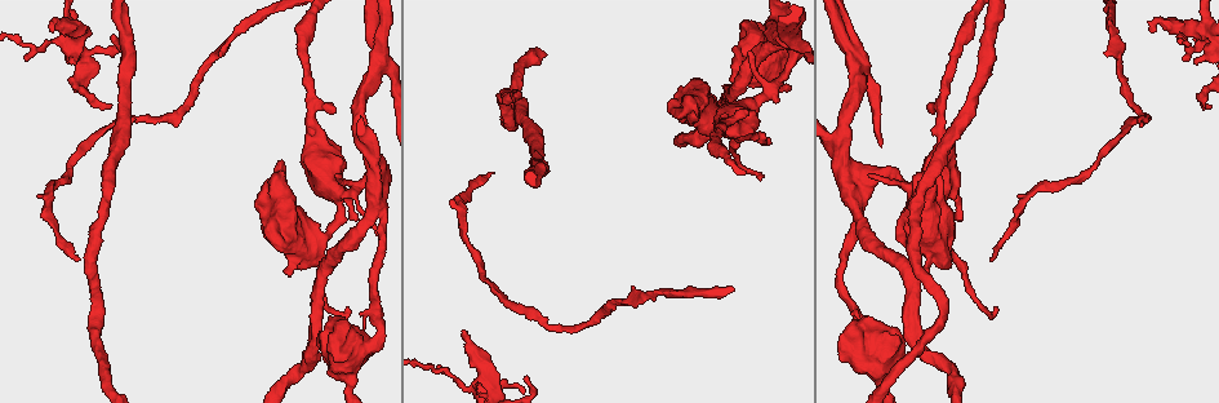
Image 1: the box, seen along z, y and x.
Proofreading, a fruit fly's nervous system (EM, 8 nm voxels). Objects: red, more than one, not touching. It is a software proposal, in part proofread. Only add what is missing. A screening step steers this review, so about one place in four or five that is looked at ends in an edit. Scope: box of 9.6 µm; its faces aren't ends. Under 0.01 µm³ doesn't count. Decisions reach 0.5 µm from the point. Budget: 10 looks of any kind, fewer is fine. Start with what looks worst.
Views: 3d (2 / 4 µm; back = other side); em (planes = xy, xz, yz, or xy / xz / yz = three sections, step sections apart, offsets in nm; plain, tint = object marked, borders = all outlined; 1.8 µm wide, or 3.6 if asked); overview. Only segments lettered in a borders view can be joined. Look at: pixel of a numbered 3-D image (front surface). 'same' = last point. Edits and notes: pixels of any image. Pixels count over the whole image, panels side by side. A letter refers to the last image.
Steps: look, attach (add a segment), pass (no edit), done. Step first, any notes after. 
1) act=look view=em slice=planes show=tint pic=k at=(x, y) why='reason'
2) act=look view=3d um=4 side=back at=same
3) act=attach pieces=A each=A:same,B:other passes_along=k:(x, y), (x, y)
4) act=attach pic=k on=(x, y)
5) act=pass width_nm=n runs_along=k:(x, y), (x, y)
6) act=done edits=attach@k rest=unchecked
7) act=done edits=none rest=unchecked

act=look view=em slice=planes show=borders pic=1 at=(51, 30) why='free end'

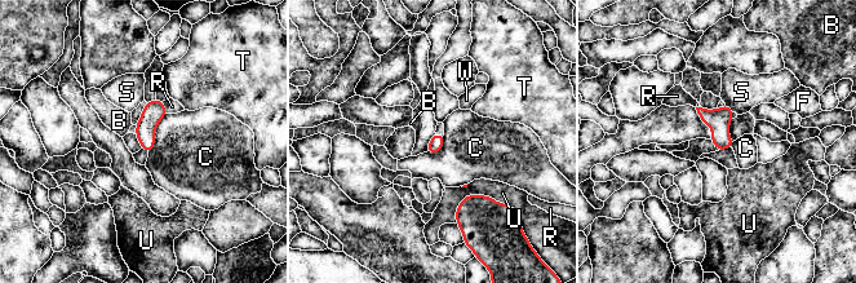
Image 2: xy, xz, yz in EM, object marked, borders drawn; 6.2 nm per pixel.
act=pass longest_contact=U:320nm each=B:other,C:other,F:other,R:other,S:other,T:other,U:other,W:other found='no lettered segment goes on from it'

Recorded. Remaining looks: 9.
act=look view=3d um=4 pic=1 at=(794, 38) why='abrupt turn'

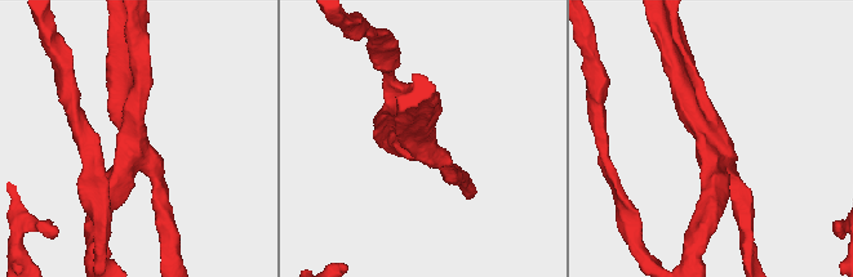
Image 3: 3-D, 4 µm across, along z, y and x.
act=look view=em slice=planes show=borders pic=3 at=(714, 160) arms=3 arm_widths_nm=220,280,280 why='need the tissue'

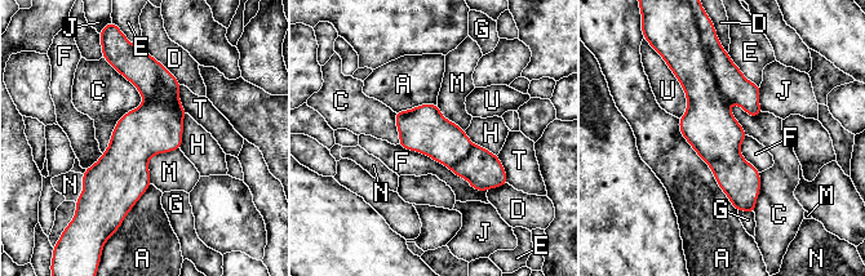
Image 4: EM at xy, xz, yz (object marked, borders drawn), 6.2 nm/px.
act=pass width_nm=300 each=A:other,C:other,D:other,E:other,F:other,G:other,H:other,J:other,M:other,N:other,T:other,U:other border=4:(398, 145), (487, 191) found='no lettered segment goes on from it'

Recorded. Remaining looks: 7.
act=look view=em slice=planes show=borders pic=1 at=(841, 151) why='three arms meet'

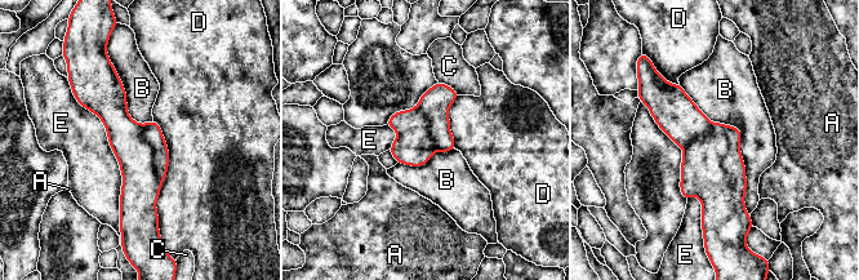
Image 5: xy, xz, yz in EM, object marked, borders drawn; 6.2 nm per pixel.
act=pass each=A:other,B:other,C:other,D:other,E:other border=5:(679, 84), (738, 128), (750, 216) found='none of them fits'

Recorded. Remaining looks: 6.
act=look view=3d um=2 pic=1 at=(77, 261) why='tapers out'

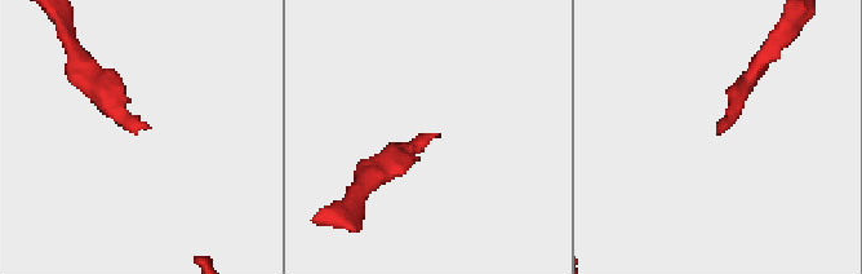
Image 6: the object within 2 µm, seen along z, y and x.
act=look view=em slice=planes show=borders pic=6 at=(144, 123)

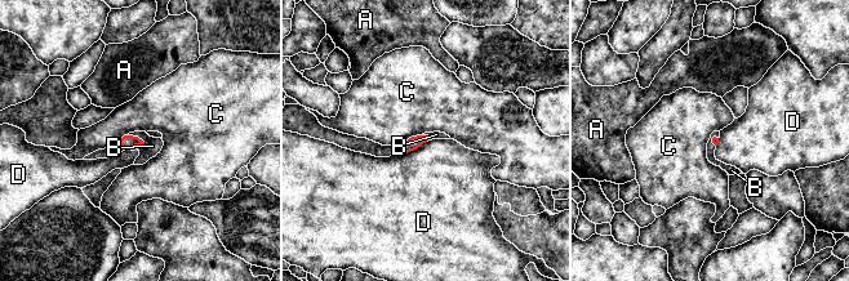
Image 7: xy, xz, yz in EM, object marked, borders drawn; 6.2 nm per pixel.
act=attach pieces=B each=A:other,B:same,C:other,D:other passes_along=7:(127, 141), (137, 137), (152, 146) found='the neuron continues'

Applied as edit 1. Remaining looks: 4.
act=done edits=attach@7 rest=unchecked

